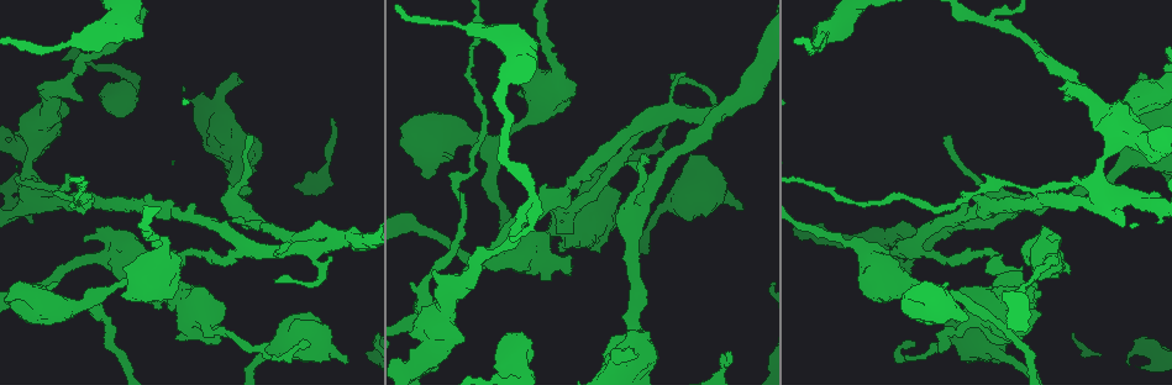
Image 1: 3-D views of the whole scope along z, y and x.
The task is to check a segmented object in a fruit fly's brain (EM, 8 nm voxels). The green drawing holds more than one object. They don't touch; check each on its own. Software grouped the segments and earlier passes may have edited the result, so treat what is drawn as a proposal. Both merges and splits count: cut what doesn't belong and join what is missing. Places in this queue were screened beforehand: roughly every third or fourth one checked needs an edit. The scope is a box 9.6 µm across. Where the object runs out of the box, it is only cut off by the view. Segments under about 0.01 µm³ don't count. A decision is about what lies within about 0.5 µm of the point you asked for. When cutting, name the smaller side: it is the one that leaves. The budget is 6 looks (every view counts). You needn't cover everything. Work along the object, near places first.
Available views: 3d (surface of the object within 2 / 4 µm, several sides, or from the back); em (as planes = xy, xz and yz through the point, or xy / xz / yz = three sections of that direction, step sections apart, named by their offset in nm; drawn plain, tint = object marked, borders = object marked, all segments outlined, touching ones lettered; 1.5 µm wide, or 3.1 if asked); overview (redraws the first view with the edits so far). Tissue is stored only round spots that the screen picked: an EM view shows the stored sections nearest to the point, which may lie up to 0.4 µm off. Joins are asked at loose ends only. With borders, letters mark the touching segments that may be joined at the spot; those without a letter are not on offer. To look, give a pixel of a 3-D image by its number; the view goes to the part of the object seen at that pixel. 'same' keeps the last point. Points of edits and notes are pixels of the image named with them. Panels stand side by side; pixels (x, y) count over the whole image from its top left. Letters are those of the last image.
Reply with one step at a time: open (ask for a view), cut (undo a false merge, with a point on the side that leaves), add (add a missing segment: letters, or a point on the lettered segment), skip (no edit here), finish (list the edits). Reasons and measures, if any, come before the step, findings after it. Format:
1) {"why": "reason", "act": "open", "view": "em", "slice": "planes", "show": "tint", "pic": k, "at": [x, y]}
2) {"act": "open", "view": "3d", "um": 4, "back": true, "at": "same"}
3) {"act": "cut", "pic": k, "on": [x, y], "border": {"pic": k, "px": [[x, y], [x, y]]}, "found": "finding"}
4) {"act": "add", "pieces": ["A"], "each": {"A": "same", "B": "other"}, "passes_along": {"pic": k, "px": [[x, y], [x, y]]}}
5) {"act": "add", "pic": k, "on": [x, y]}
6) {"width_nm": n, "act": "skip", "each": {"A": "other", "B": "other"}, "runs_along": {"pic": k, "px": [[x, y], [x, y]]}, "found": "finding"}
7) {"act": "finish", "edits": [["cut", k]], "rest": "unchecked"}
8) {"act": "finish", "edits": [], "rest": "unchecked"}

{"why": "closes a loop", "act": "open", "view": "em", "slice": "planes", "show": "borders", "pic": 1, "at": [218, 344]}

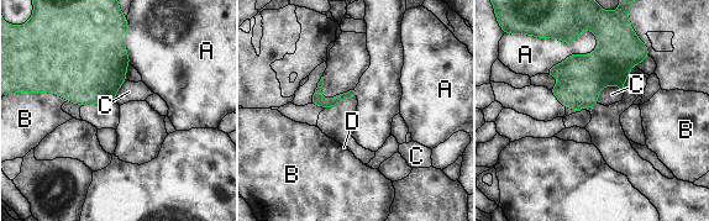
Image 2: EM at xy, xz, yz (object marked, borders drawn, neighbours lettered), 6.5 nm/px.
{"longest_contact_nm": ["A", 460], "act": "skip", "each": {"A": "other", "B": "other", "C": "other", "D": "other"}, "border": {"pic": 2, "px": [[623, 90], [604, 85], [597, 103]]}, "found": "all the same neuron"}

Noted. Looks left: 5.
{"why": "an open end", "act": "open", "view": "em", "slice": "xz", "step": 8, "show": "borders", "pic": 1, "at": [290, 243]}

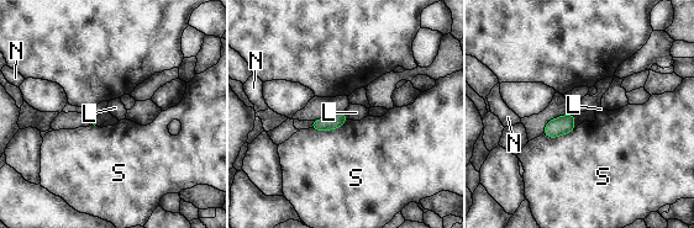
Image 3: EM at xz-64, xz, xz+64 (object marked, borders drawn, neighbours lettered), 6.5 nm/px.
{"longest_contact_nm": ["S", 260], "act": "skip", "each": {"L": "other", "N": "other", "S": "other"}, "found": "no lettered segment goes on from it"}

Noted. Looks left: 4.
{"why": "branch point", "act": "open", "view": "em", "slice": "planes", "show": "plain", "pic": 1, "at": [532, 201]}

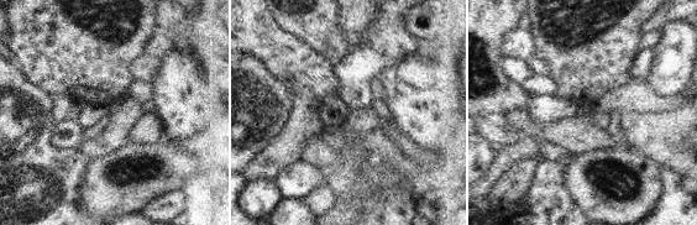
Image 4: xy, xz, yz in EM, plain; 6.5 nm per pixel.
{"act": "open", "view": "em", "slice": "planes", "show": "borders", "at": "same"}

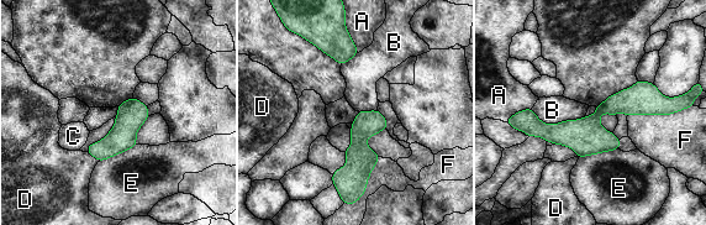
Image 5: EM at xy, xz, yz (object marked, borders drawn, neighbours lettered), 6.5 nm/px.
{"longest_contact_nm": ["B", 360], "act": "skip", "each": {"A": "other", "B": "other", "C": "other", "D": "other", "E": "other", "F": "other"}, "found": "all the same neuron"}

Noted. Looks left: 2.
{"act": "finish", "edits": [], "rest": "unchecked"}

